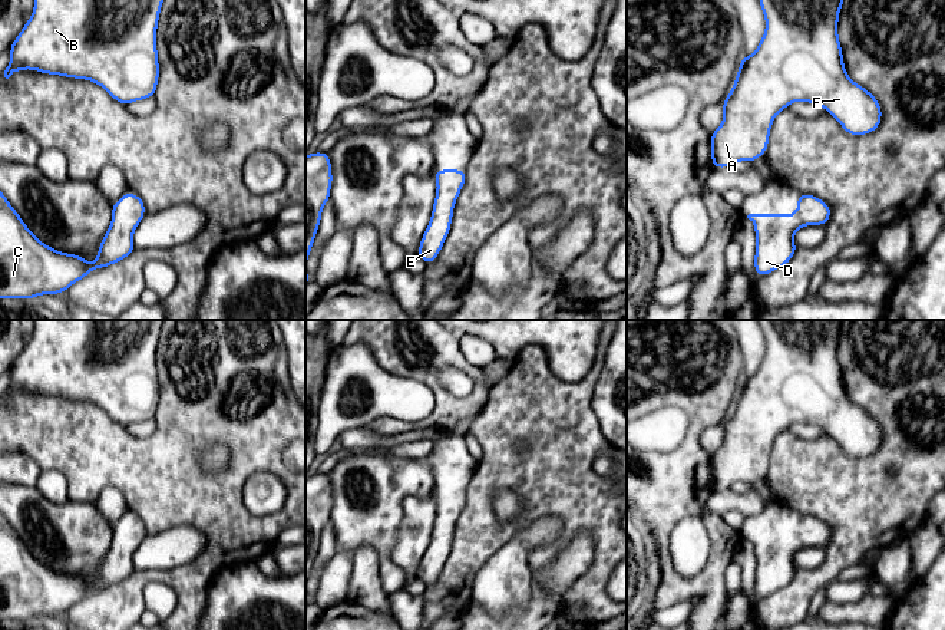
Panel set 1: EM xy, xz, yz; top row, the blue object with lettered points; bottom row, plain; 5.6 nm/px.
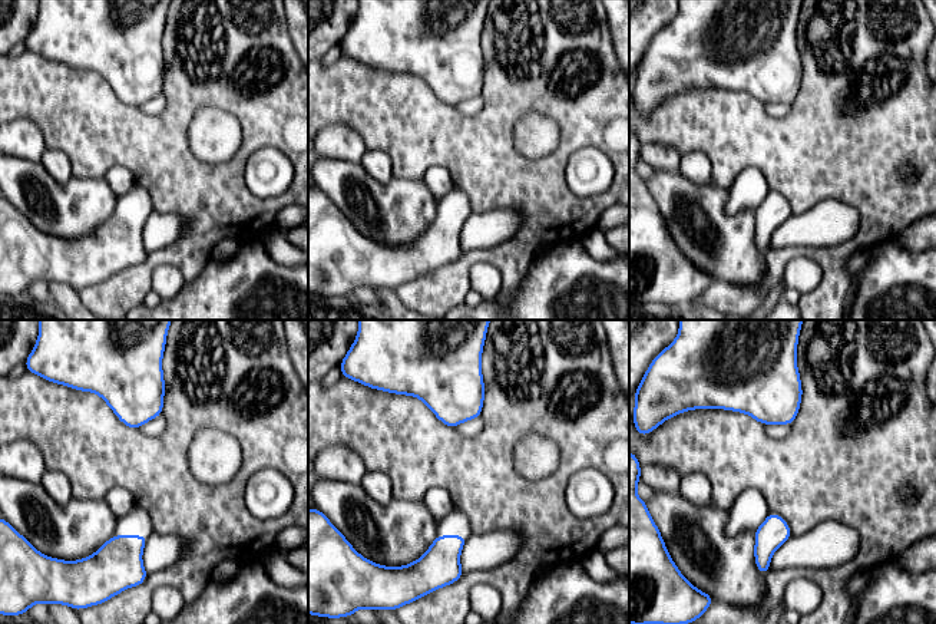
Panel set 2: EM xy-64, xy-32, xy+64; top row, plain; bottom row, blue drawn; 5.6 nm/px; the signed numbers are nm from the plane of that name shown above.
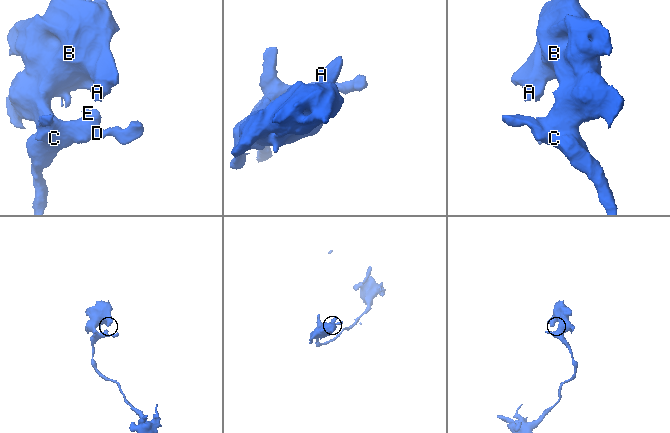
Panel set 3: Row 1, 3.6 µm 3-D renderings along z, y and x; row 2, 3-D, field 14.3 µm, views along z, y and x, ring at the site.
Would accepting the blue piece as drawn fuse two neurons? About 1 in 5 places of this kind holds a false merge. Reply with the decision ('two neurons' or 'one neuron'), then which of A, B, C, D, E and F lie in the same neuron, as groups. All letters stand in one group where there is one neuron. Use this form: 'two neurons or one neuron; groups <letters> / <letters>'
one neuron; groups A B C D E F

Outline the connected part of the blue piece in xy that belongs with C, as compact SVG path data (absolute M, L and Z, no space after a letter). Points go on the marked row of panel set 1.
M0 191L0 300L63 294L90 271L129 257L136 250L132 237L146 215L145 208L142 198L129 191L113 202L112 222L99 244L98 260L89 263L42 243Z

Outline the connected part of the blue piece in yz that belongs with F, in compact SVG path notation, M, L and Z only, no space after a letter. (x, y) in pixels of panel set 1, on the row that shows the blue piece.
M759 0L764 14L764 34L750 56L741 56L734 85L723 100L723 123L711 136L711 166L730 168L737 161L754 162L769 148L776 115L802 100L827 111L853 136L880 126L879 100L846 73L837 34L845 0Z

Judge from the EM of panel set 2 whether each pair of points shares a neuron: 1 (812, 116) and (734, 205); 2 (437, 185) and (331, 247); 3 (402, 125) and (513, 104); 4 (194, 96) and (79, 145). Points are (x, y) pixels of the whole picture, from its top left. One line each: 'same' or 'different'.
1: different
2: different
3: same
4: same

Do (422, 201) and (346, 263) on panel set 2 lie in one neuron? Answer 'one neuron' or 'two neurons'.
two neurons

